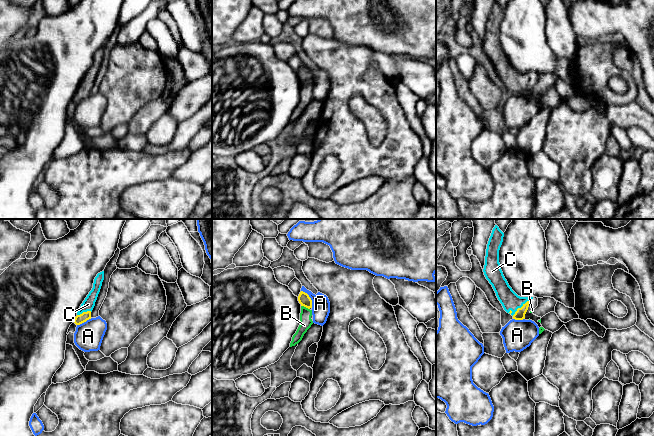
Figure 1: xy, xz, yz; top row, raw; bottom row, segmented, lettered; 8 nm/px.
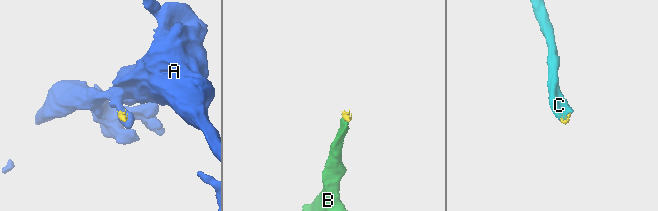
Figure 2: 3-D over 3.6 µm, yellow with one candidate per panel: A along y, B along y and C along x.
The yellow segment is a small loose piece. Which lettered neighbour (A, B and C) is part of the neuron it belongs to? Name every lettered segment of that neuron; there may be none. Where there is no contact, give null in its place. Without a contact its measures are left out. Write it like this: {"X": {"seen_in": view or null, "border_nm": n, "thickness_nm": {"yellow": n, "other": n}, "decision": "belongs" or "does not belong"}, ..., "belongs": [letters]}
{"A": {"seen_in": "xz", "border_nm": 170, "thickness_nm": {"yellow": 90, "other": 140}, "decision": "does not belong"}, "B": {"seen_in": "xz", "border_nm": 80, "thickness_nm": {"yellow": 90, "other": 100}, "decision": "belongs"}, "C": {"seen_in": "yz", "border_nm": 180, "thickness_nm": {"yellow": 80, "other": 150}, "decision": "belongs"}, "belongs": ["B", "C"]}

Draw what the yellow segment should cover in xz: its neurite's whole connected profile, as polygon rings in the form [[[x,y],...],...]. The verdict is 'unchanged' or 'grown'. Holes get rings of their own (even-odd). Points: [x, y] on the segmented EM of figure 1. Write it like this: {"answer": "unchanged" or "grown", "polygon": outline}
{"answer": "grown", "polygon": [[[303,291],[300,292],[298,296],[298,301],[301,304],[301,313],[300,313],[300,325],[296,331],[296,333],[292,337],[292,341],[290,343],[290,347],[298,344],[307,330],[313,324],[311,319],[312,316],[312,300],[309,295]]]}

